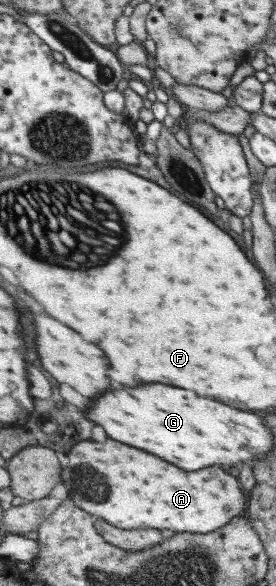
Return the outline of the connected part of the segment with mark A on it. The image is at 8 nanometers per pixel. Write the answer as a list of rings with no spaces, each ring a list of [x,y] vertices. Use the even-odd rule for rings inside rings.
[[[105,439],[103,443],[97,441],[79,441],[66,453],[67,465],[61,468],[61,481],[68,491],[71,502],[90,516],[98,517],[106,524],[119,529],[171,529],[177,533],[209,533],[217,527],[223,527],[233,515],[237,515],[243,505],[245,497],[237,487],[237,479],[227,475],[219,467],[207,467],[203,471],[181,471],[175,465],[161,461],[141,449],[133,449],[129,445],[121,445],[117,441]]]

